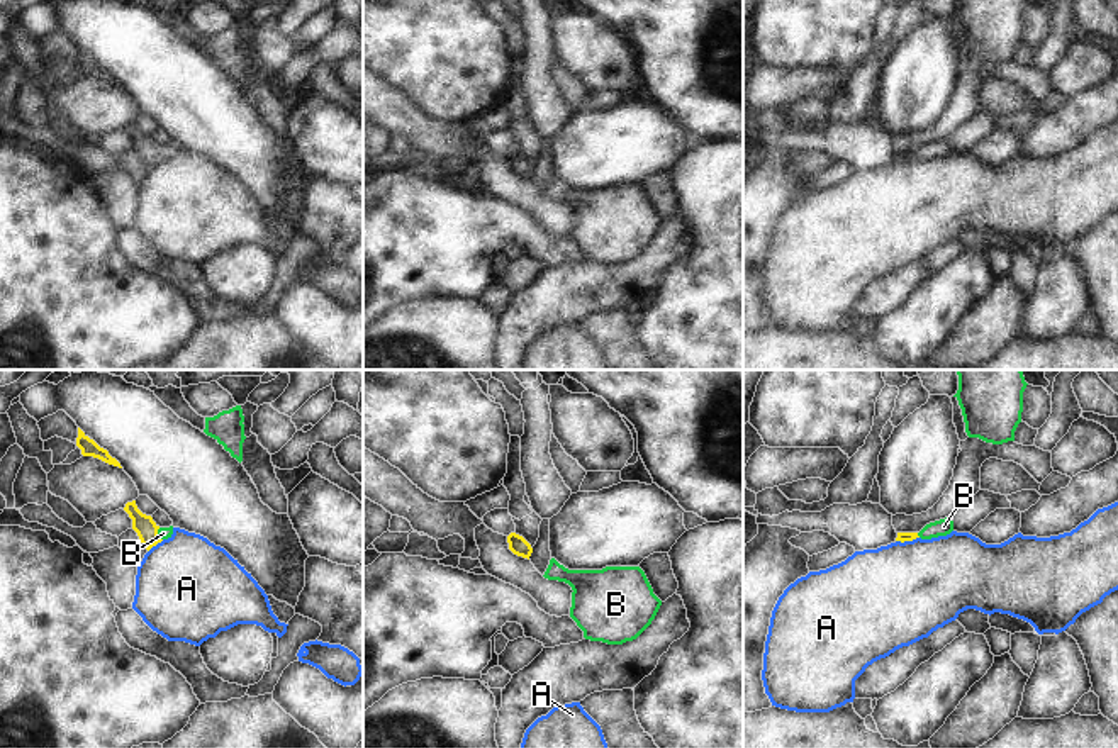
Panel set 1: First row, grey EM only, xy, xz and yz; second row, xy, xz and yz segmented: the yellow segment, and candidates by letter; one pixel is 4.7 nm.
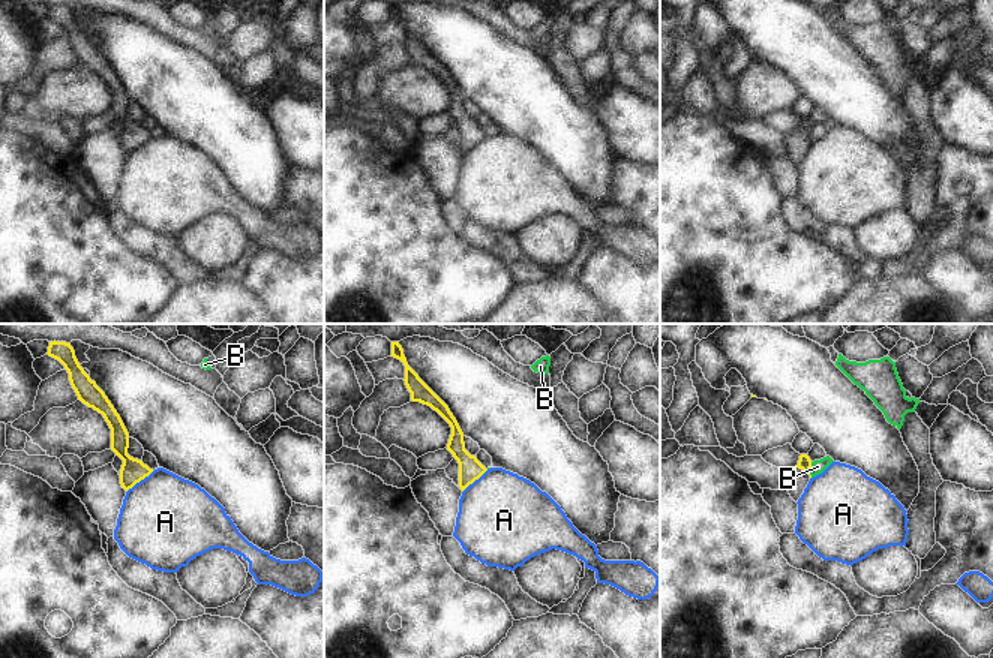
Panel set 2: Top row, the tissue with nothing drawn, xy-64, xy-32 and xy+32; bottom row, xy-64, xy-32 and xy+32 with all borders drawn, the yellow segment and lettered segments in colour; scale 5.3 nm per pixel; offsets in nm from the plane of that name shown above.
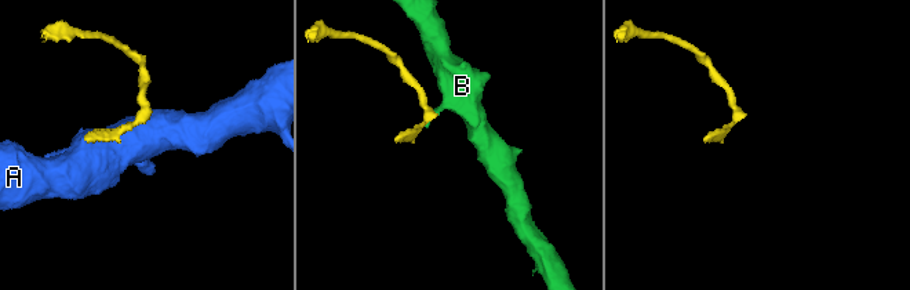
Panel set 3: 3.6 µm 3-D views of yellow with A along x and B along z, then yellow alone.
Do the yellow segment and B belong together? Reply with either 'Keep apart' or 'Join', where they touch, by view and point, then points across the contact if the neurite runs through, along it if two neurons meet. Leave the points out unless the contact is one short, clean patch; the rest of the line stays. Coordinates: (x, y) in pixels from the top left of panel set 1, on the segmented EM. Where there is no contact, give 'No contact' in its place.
Keep apart. Touches yellow at yz (916, 535). Boundary: yz (916, 533), (920, 536).

